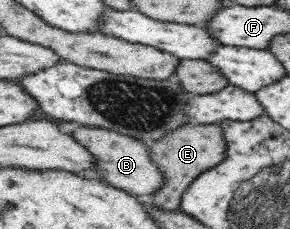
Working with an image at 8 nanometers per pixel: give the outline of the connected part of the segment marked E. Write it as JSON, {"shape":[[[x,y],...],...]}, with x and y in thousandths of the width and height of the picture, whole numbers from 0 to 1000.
{"shape":[[[655,537],[576,581],[555,611],[524,624],[524,703],[566,760],[562,821],[510,865],[524,895],[572,917],[614,917],[634,838],[710,742],[741,734],[779,694],[783,624],[769,555],[752,541]]]}

